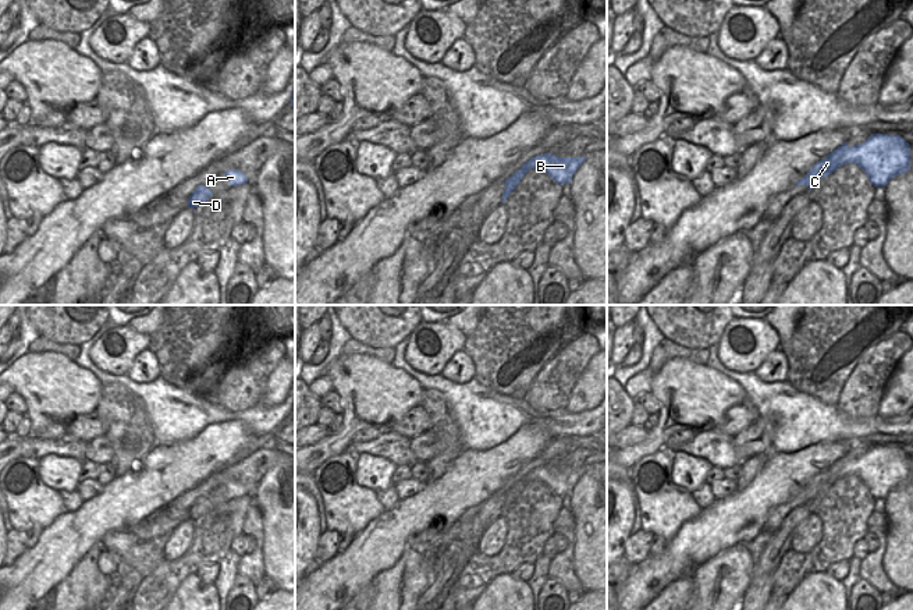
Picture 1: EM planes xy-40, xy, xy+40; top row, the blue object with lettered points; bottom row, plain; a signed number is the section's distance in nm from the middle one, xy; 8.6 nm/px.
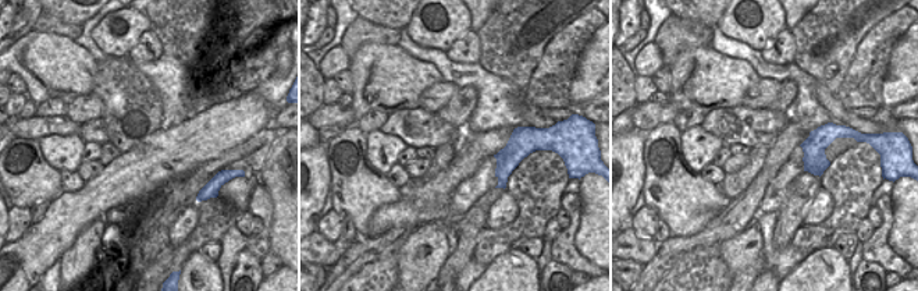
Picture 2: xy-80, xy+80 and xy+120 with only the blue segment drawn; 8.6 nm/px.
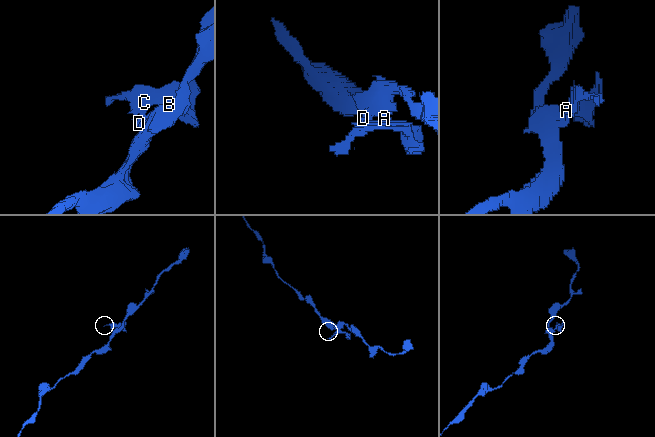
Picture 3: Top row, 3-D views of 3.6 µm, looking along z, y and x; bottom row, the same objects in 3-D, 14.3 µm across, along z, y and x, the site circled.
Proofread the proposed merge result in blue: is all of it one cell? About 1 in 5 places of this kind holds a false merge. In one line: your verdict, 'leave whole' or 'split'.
leave whole

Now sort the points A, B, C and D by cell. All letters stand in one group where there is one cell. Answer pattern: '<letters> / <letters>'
A B C D

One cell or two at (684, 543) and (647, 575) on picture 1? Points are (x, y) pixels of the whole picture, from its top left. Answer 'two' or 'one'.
one

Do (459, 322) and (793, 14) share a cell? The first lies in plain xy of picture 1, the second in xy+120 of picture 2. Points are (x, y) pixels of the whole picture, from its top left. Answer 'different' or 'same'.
same

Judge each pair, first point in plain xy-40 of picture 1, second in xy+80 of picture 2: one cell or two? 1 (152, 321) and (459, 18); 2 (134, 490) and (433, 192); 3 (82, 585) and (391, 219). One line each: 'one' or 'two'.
1: two
2: one
3: two

